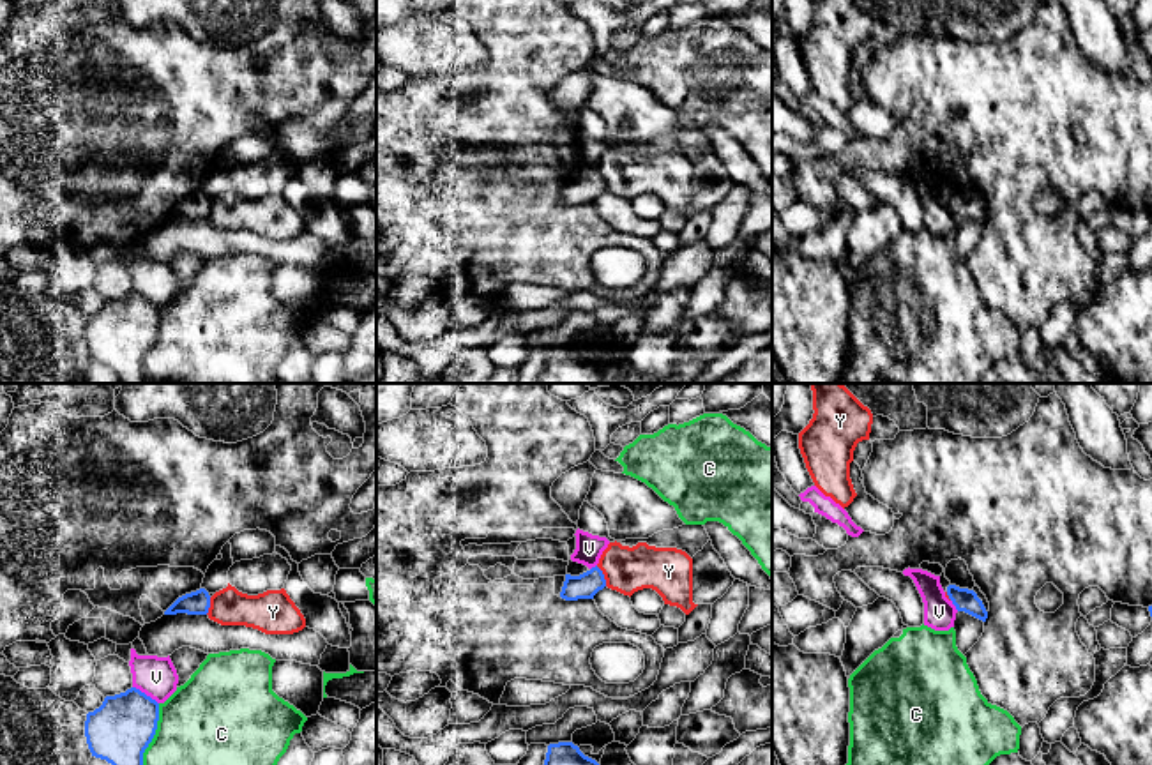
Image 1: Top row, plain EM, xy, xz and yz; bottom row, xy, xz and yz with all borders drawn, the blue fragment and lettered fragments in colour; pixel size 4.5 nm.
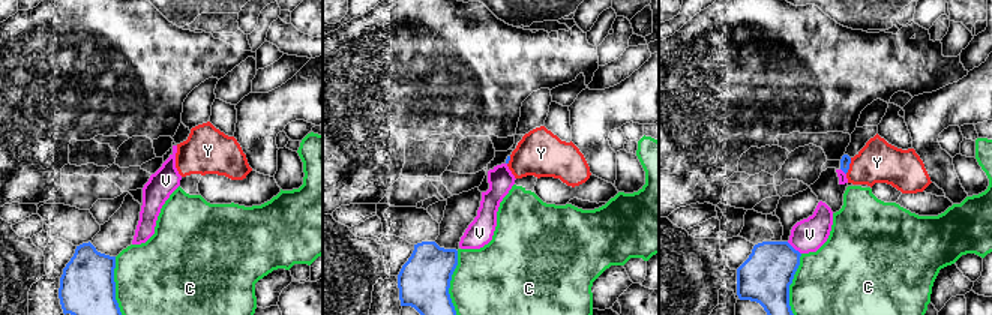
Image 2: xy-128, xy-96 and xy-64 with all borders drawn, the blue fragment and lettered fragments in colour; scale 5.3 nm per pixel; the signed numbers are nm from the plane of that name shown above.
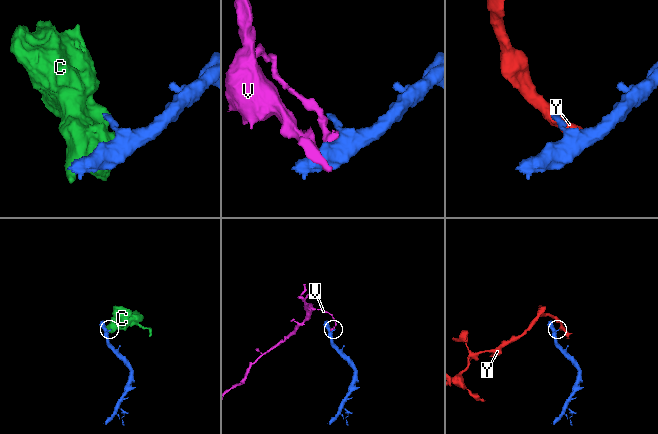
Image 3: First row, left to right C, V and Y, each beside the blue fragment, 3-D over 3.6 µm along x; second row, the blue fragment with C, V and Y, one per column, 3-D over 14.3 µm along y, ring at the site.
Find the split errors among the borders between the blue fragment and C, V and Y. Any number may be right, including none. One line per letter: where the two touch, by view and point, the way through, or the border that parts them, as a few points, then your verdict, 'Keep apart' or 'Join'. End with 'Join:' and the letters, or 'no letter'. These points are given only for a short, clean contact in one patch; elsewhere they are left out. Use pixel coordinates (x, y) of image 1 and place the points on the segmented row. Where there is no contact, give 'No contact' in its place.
C: Touches blue at xy (154, 734). Keep apart
V: Touches blue at xy (144, 693). Boundary: xy (133, 686), (158, 704). Keep apart
Y: Touches blue at xz (603, 576). Boundary: xz (596, 566), (606, 585). Keep apart
Join: no letter

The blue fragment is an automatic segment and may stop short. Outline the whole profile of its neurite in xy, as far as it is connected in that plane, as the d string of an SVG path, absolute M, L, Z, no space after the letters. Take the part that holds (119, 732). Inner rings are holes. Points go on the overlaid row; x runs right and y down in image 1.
M136 687L106 696L102 705L87 714L85 737L92 756L111 765L143 765L143 753L152 742L159 721L159 703Z

